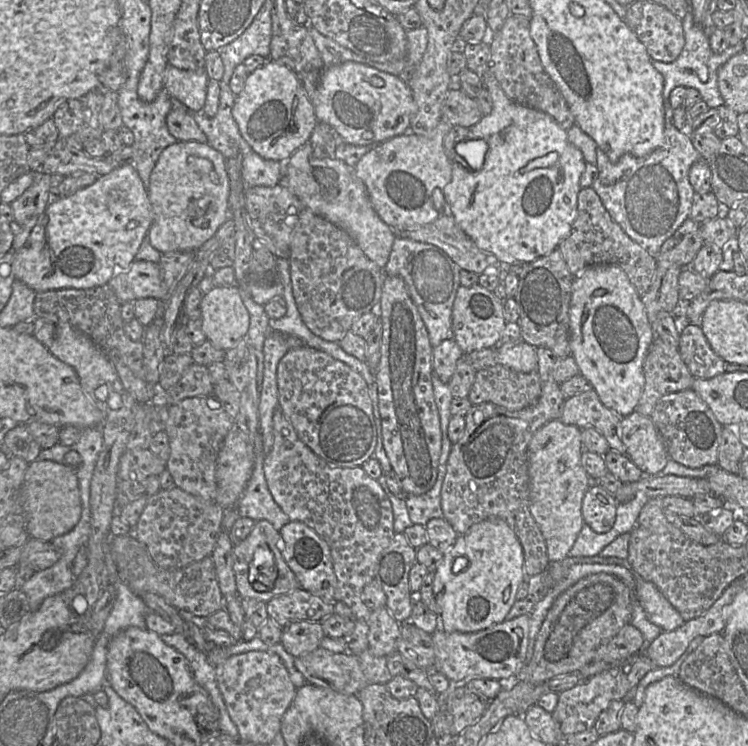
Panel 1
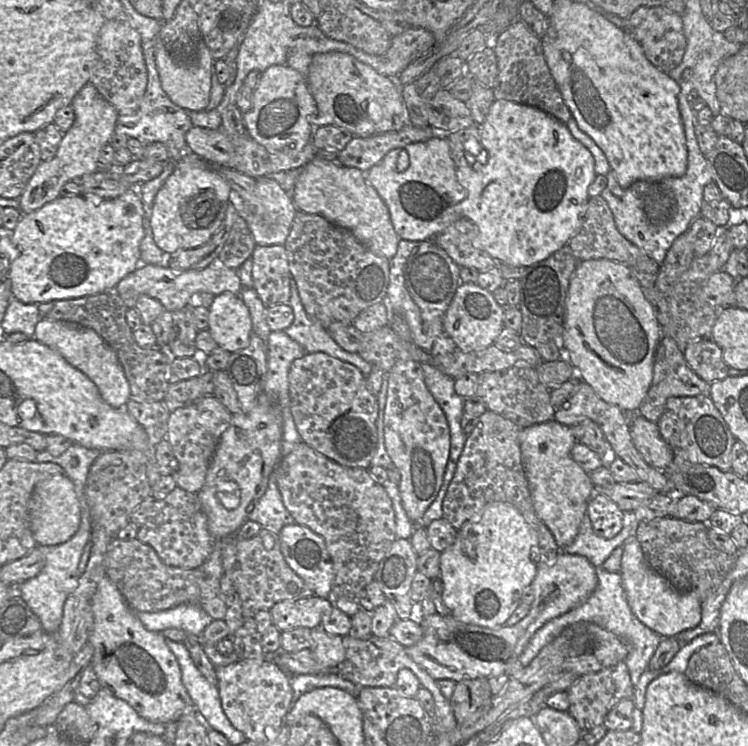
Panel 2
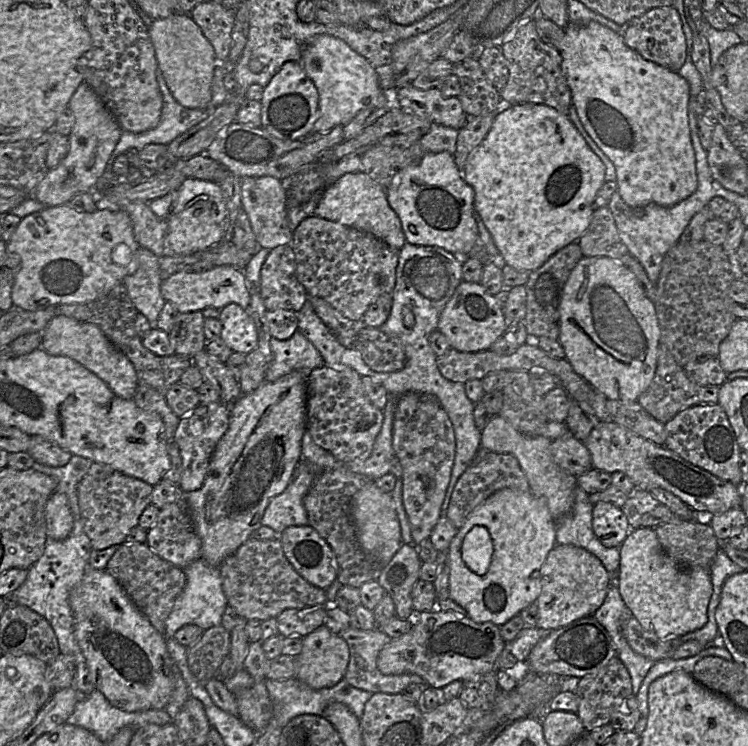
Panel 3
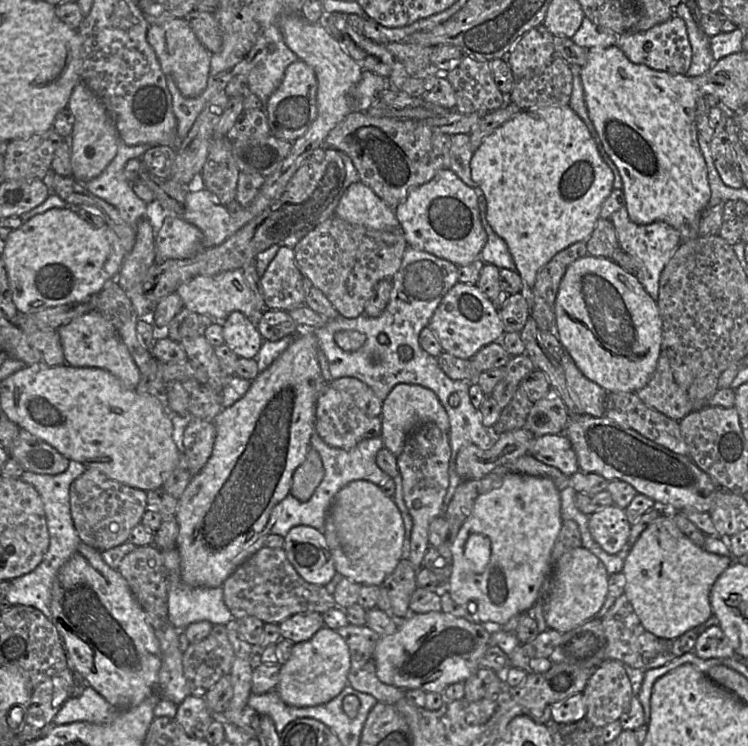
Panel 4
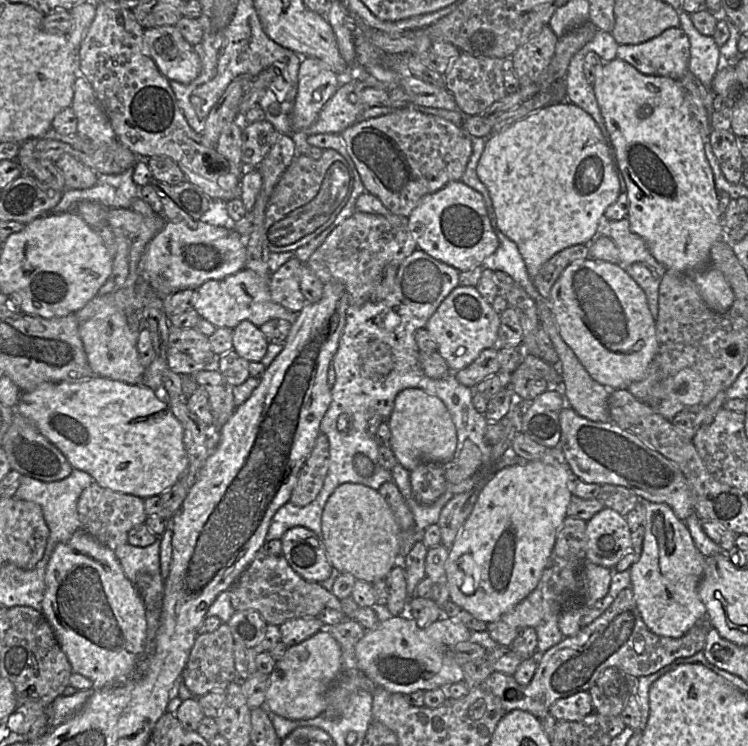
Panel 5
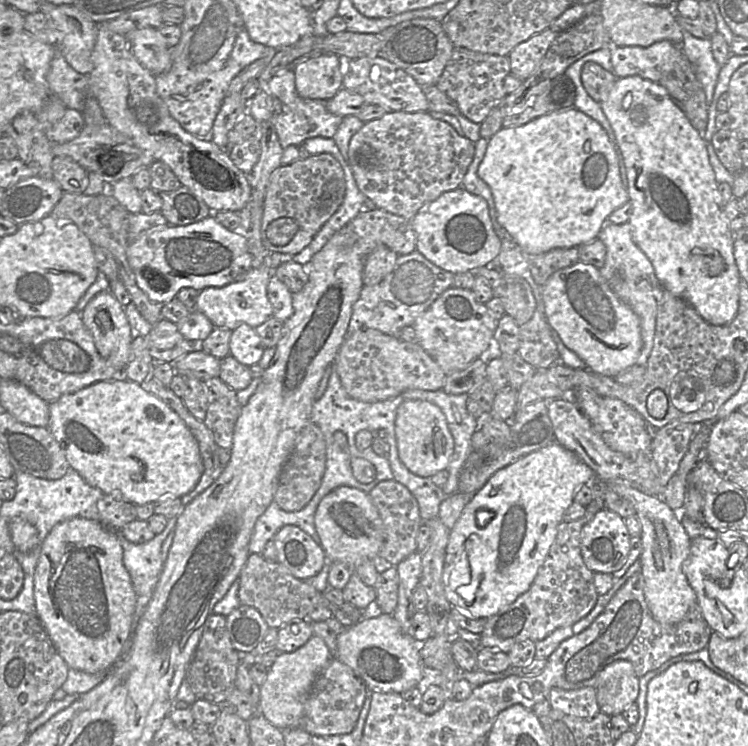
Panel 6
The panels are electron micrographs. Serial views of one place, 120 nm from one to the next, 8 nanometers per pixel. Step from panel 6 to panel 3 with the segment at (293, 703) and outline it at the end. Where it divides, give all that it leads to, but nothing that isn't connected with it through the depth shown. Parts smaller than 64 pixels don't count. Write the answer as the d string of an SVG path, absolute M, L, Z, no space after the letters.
M322 625L303 637L295 678L314 690L331 688L344 678L348 662L345 640Z

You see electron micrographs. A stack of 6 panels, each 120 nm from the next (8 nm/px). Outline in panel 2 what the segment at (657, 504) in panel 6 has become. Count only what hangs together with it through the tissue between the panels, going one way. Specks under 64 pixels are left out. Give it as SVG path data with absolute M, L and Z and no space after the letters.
M634 535L624 541L620 574L626 600L633 614L663 638L675 638L701 622L702 603L697 595L677 591L664 576L654 570L648 564Z

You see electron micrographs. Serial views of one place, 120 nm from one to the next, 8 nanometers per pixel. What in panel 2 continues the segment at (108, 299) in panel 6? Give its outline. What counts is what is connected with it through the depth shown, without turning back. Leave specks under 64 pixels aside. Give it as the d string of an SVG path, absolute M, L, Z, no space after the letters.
M40 319L34 339L58 352L98 387L101 396L114 407L124 408L131 398L129 382L116 352L93 329L66 321Z

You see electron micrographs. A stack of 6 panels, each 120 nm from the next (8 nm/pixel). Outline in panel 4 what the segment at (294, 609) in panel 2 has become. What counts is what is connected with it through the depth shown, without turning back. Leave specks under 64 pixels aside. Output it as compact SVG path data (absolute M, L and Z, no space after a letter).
M319 612L298 613L279 623L282 638L300 643L307 641L324 626Z

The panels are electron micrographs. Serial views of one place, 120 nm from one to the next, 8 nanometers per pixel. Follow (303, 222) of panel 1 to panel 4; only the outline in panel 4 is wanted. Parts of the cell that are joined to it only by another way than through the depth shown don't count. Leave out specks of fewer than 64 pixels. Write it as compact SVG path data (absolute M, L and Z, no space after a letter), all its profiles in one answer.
M332 216L310 230L293 250L295 262L303 277L324 294L339 316L353 319L364 314L365 305L377 283L383 279L392 279L399 270L407 246L401 229L374 230Z

